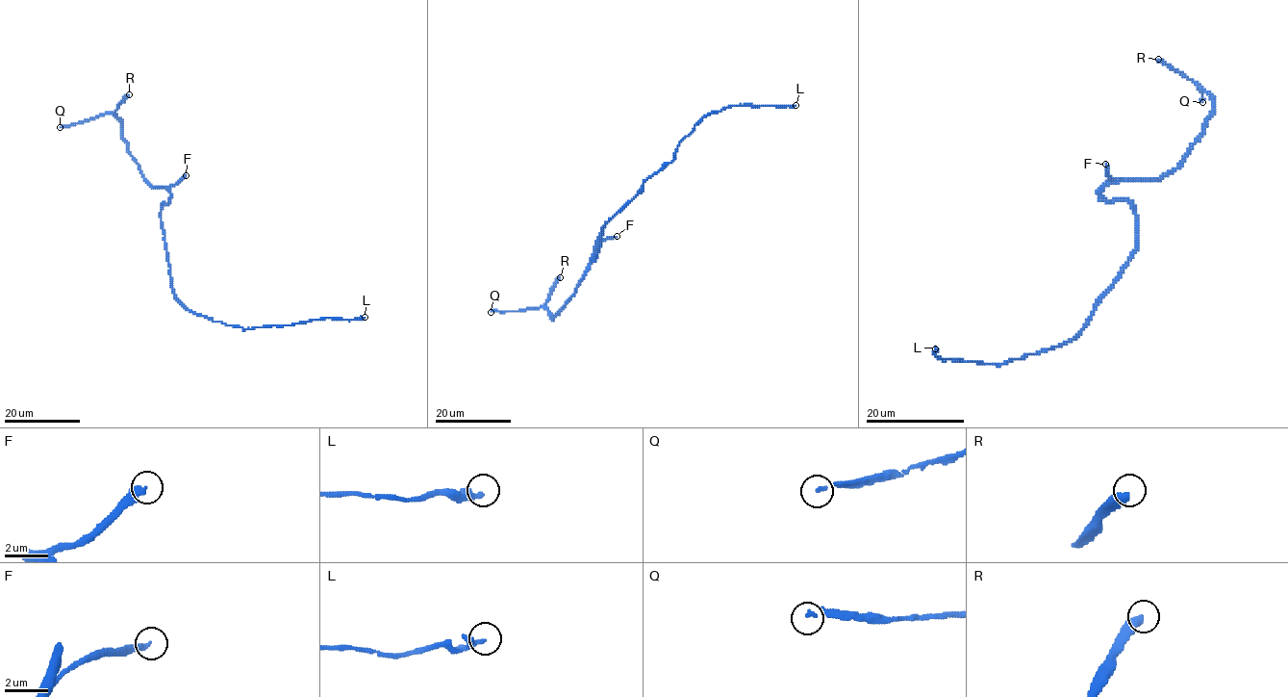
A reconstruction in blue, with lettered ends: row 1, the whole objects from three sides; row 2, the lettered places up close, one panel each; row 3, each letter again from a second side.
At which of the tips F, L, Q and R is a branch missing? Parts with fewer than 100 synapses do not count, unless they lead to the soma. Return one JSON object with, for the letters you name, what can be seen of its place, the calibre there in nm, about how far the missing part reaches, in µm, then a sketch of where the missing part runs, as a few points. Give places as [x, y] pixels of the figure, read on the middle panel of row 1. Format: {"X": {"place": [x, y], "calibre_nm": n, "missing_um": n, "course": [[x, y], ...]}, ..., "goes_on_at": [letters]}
{"F": {"place": [617, 236], "calibre_nm": 300, "missing_um": 30, "course": [[617, 236], [640, 219], [635, 214], [627, 219], [620, 206]]}, "R": {"place": [560, 277], "calibre_nm": 400, "missing_um": 40, "course": [[560, 277], [589, 255], [581, 274], [601, 271], [622, 249], [637, 242]]}, "goes_on_at": ["F", "R"]}

